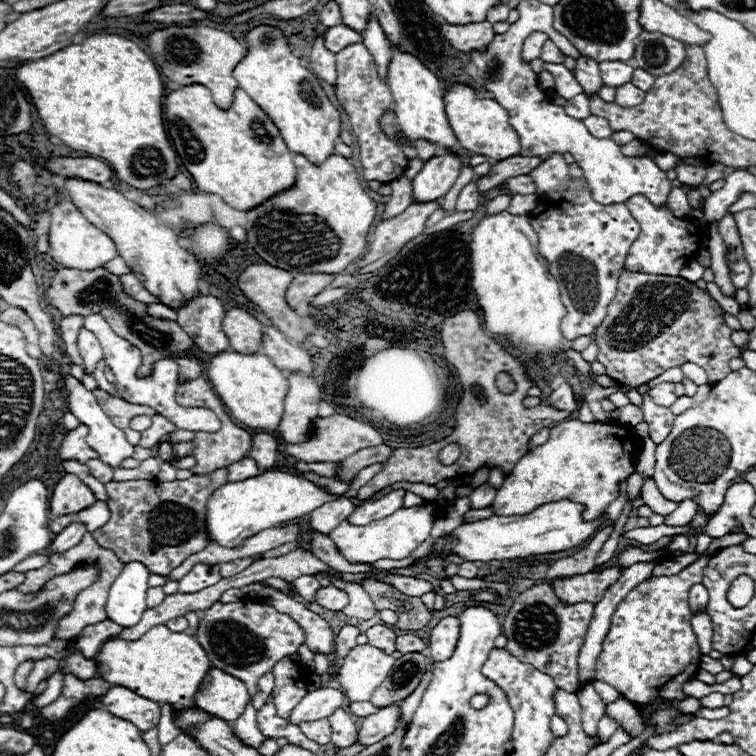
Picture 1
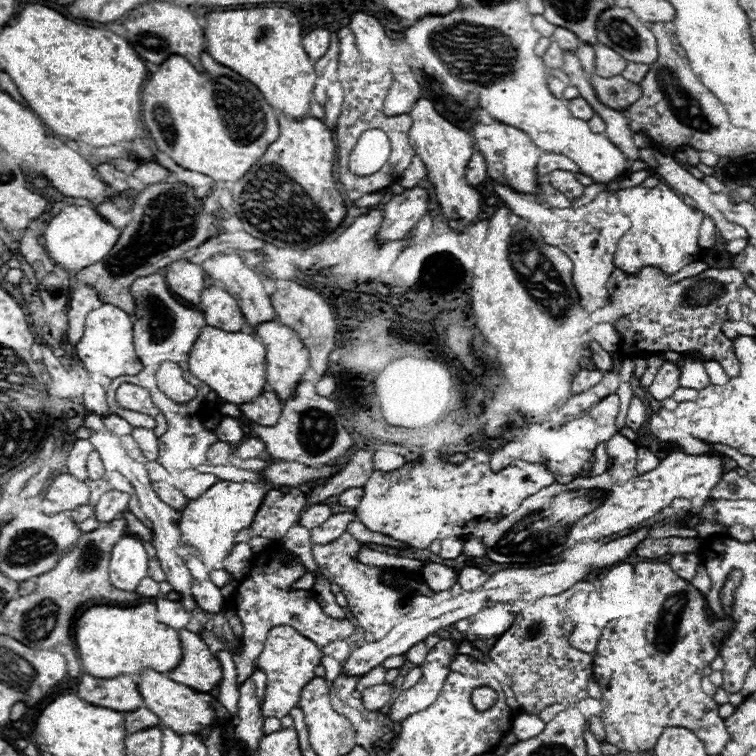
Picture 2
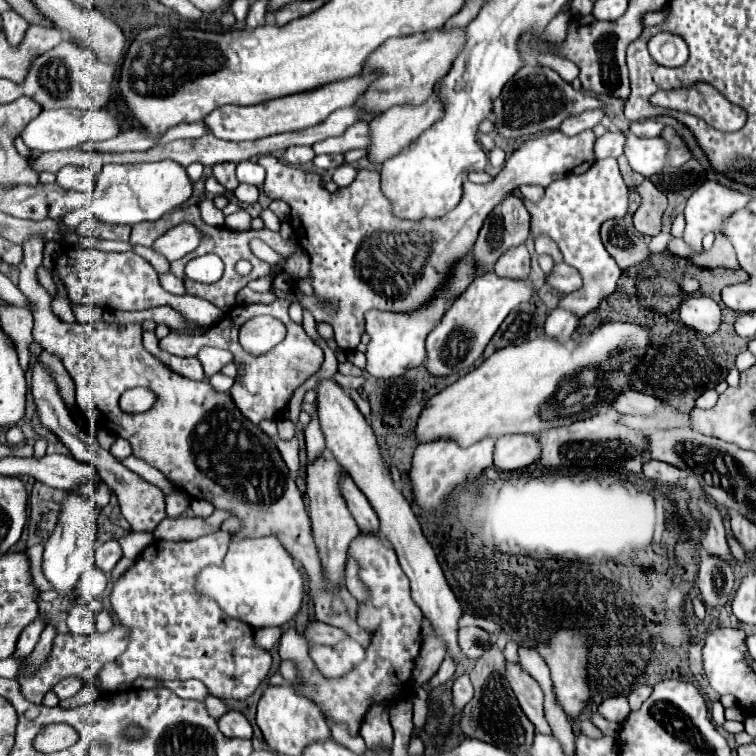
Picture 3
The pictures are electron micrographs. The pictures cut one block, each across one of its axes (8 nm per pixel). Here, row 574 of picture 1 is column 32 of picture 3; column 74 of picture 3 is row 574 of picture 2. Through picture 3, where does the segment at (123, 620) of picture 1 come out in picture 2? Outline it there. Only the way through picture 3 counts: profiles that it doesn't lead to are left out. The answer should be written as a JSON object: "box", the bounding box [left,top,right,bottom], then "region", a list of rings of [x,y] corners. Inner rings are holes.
{"box":[110,536,148,592],"region":[[[122,536],[112,548],[110,582],[120,590],[136,592],[142,578],[148,576],[148,554],[140,540]]]}

